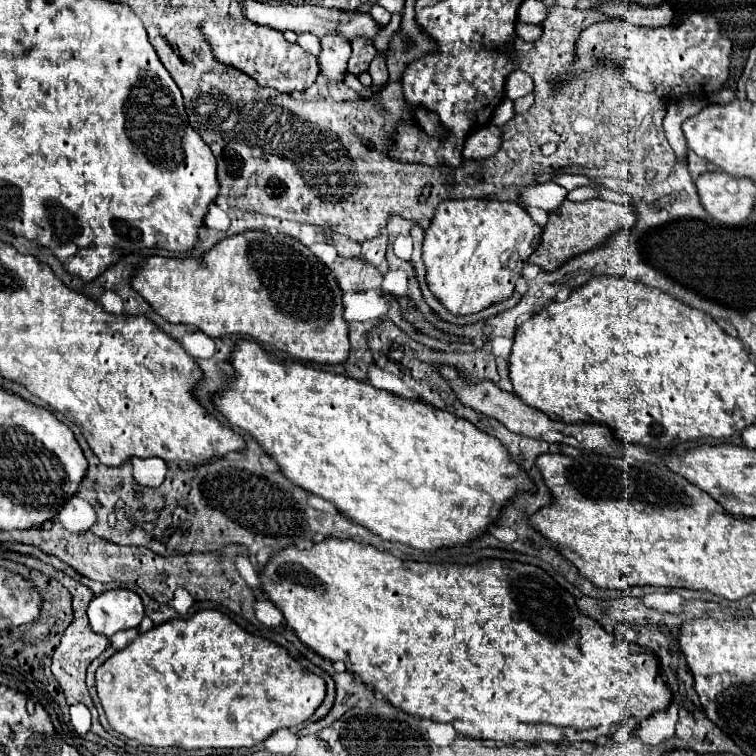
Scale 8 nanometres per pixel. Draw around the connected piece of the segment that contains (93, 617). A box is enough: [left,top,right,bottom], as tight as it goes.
[87,589,143,637]

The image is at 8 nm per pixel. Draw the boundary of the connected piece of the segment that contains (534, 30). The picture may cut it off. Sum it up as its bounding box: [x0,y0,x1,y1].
[515,23,543,41]

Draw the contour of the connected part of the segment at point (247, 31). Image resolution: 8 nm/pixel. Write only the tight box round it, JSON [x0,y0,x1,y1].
[199,17,319,93]

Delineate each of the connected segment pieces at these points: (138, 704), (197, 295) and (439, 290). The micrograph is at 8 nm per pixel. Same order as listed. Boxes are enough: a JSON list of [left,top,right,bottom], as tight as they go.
[[97,609,325,749],[133,231,349,365],[423,199,541,315]]

